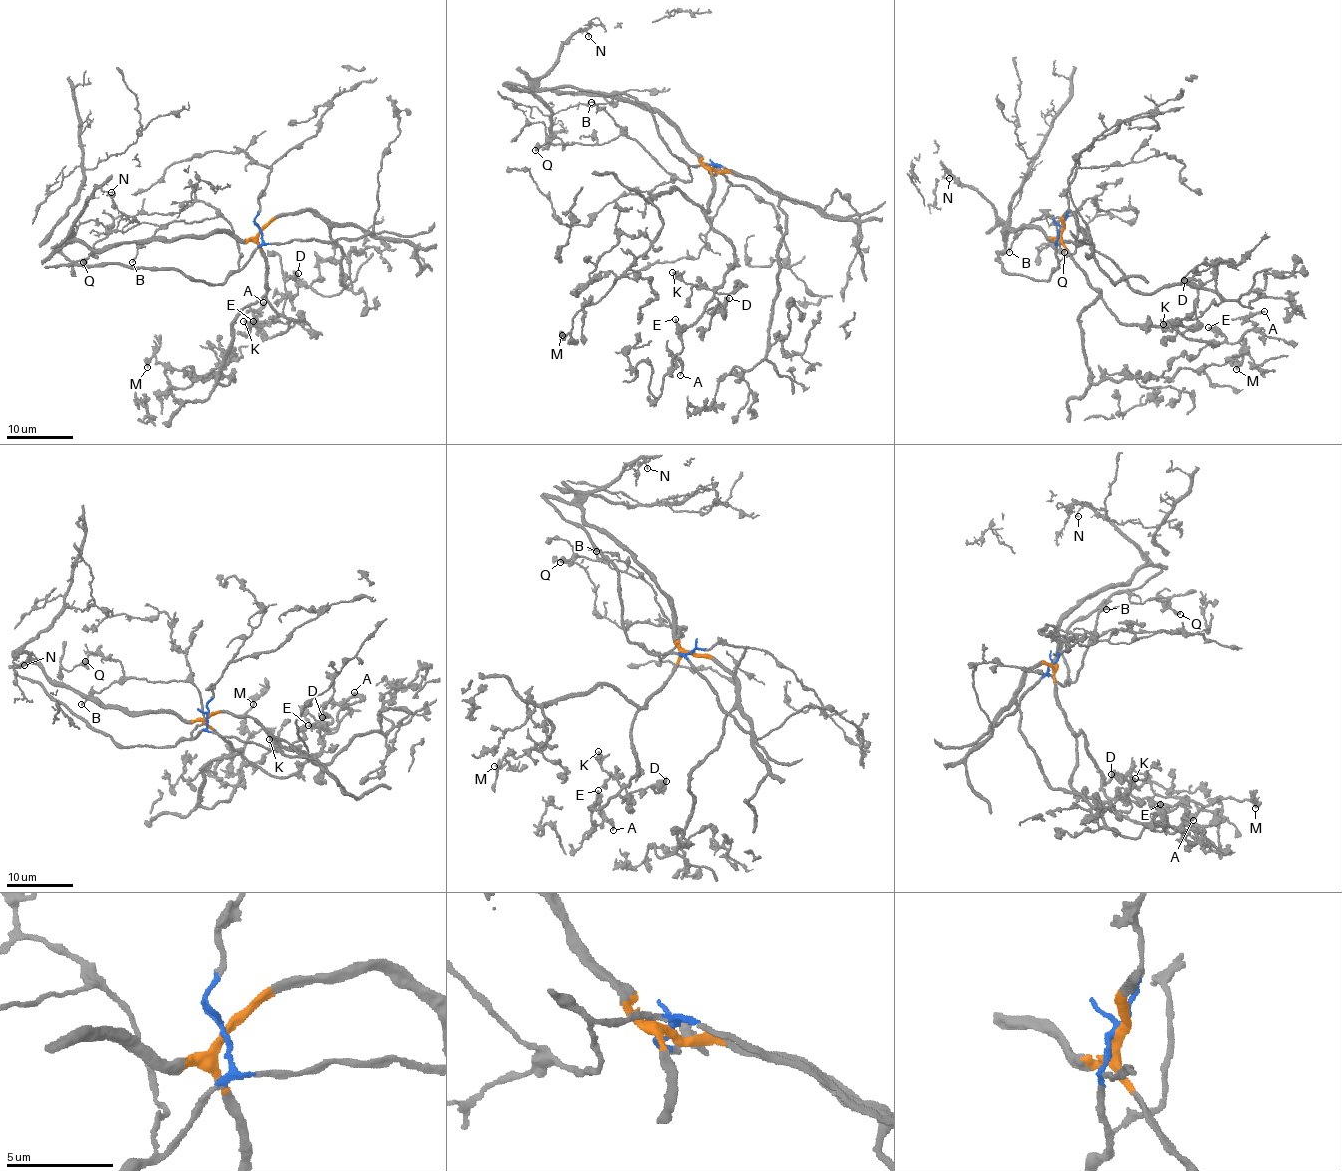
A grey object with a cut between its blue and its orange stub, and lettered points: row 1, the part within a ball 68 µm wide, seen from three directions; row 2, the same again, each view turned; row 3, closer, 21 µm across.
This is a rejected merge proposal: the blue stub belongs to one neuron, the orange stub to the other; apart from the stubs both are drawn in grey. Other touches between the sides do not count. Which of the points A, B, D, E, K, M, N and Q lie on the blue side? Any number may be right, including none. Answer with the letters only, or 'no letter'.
B, Q

